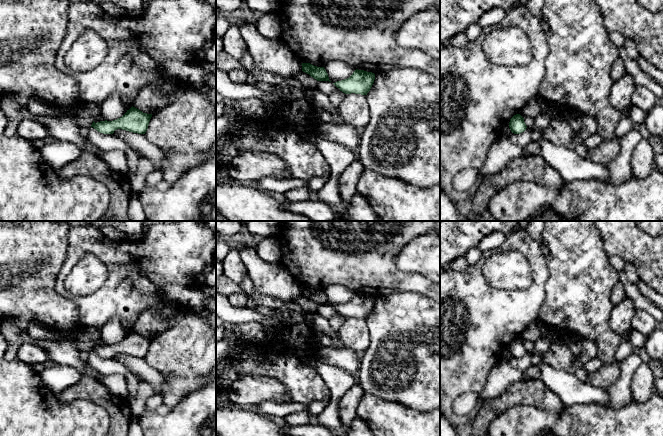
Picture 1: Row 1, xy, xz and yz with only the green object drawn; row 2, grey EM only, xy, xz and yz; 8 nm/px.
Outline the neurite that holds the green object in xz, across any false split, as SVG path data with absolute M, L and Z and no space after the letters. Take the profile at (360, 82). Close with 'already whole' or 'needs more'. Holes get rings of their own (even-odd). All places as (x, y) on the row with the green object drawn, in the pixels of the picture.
M356 69L349 78L337 81L333 84L345 94L355 93L367 95L374 80L374 73Z; already whole

